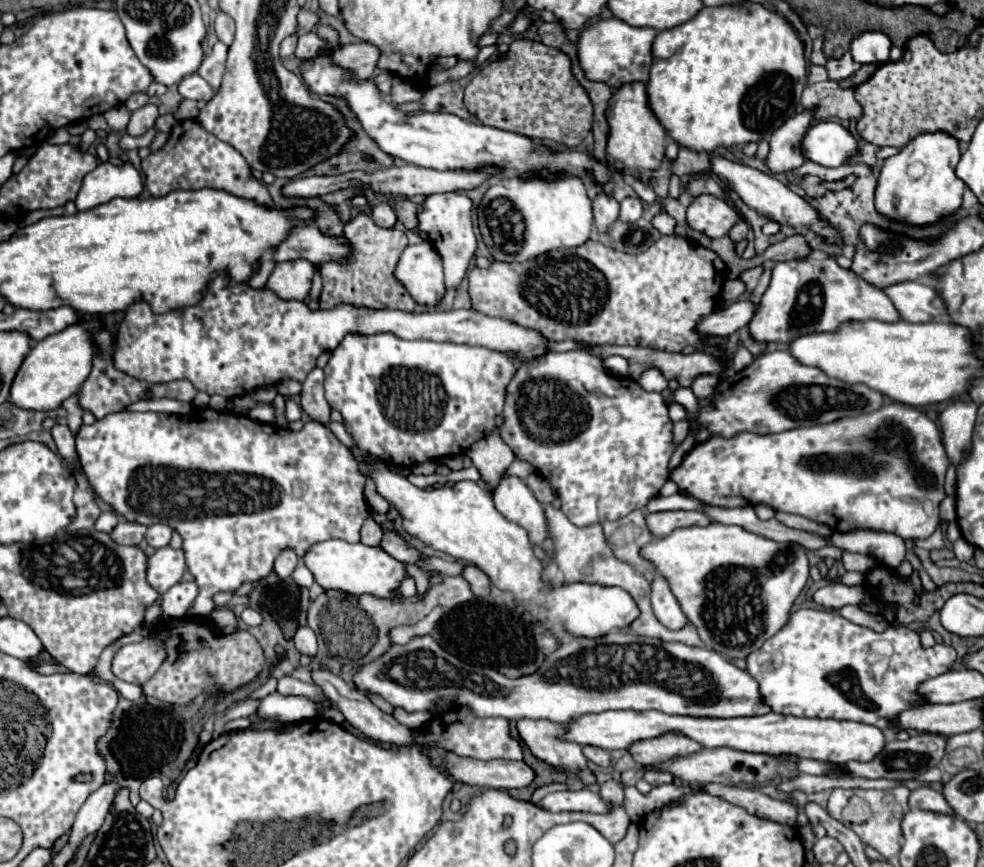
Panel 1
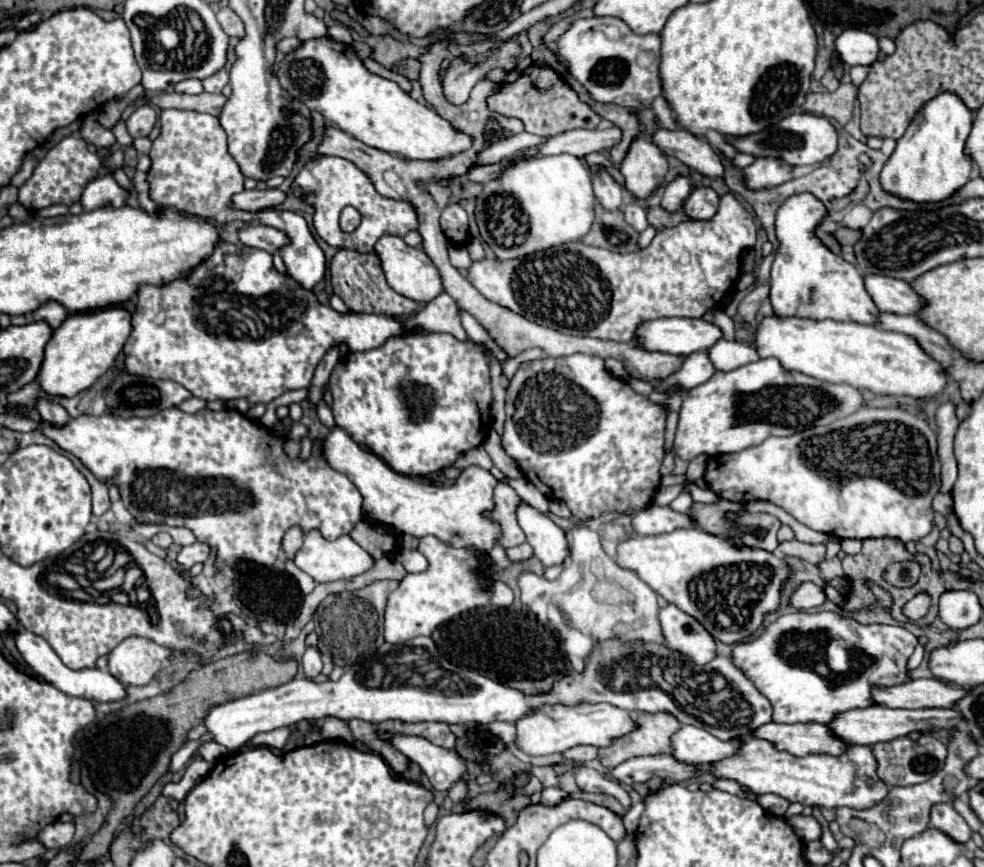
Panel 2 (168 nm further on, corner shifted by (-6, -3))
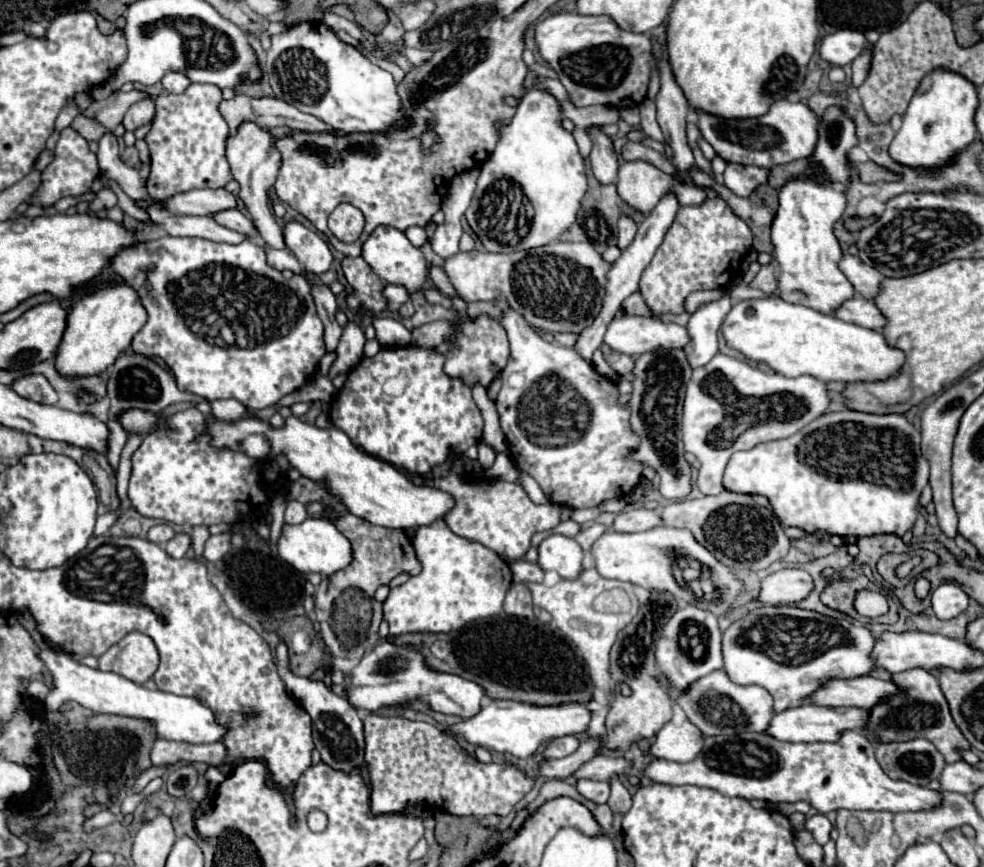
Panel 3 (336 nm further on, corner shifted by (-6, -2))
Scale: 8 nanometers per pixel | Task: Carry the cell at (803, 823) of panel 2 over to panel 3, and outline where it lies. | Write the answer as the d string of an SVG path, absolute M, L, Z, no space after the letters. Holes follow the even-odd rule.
M818 813L818 815L812 815L808 821L806 821L806 829L814 835L814 839L824 845L828 839L830 839L830 831L832 831L832 823L826 819L826 815Z

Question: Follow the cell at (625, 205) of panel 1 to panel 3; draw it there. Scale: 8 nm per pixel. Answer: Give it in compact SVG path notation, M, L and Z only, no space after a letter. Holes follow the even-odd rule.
M620 217L618 221L618 249L626 249L636 235L636 223L630 217Z

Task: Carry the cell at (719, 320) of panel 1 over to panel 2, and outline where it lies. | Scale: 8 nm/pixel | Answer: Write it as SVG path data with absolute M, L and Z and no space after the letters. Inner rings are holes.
M660 318L644 322L636 340L646 350L692 354L712 348L722 338L722 330L702 318Z

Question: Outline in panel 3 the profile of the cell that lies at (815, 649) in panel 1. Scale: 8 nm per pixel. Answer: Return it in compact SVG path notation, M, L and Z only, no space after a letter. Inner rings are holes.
M786 605L752 609L722 633L728 677L738 685L764 687L774 699L774 711L806 703L806 697L828 679L862 677L872 671L872 645L874 635L862 625Z

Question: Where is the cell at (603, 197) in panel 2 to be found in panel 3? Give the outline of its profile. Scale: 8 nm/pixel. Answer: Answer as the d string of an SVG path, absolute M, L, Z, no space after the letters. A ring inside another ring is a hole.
M592 125L588 129L588 137L592 139L592 151L590 151L590 165L596 179L604 185L614 183L618 175L618 155L612 147L610 137L606 137L598 125Z

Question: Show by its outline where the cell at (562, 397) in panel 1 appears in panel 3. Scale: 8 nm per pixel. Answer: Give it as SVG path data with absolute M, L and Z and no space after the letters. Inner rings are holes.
M498 301L498 305L502 307L500 325L506 329L510 341L510 359L502 371L502 389L496 397L496 409L510 455L518 469L530 473L552 503L572 509L598 507L606 499L626 497L642 479L642 465L626 459L626 453L636 447L640 439L630 431L630 413L622 403L618 403L616 385L608 377L602 377L592 363L582 359L574 349L542 339L506 301Z

